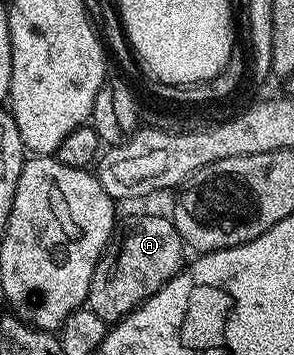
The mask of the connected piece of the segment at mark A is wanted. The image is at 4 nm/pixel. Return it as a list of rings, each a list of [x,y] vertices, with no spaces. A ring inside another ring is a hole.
[[[168,215],[133,216],[122,224],[120,221],[105,244],[95,274],[91,274],[87,307],[106,322],[121,320],[177,276],[187,260],[184,251],[181,235]]]

